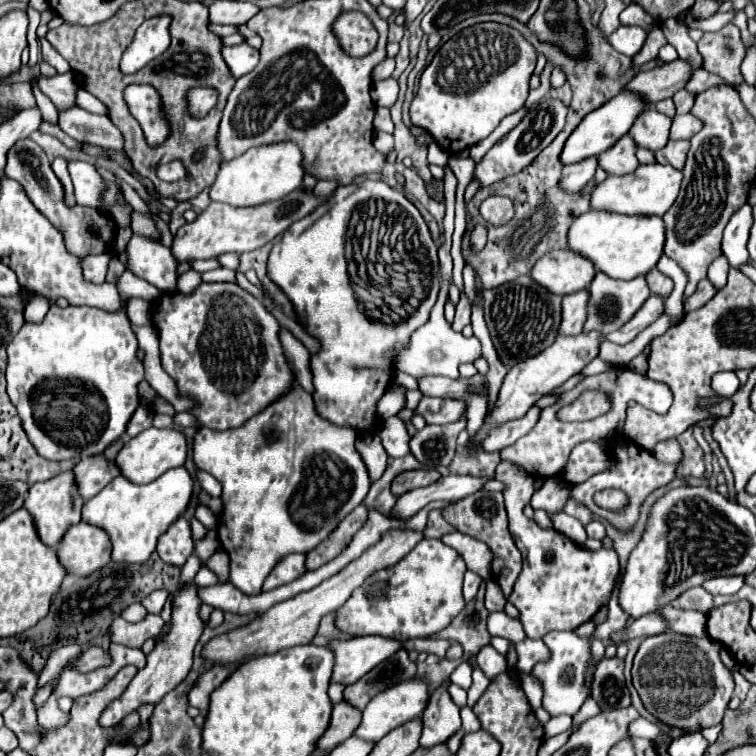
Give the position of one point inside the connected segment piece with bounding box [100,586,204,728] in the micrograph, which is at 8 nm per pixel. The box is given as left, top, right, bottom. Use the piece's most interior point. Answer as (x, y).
(169, 662)

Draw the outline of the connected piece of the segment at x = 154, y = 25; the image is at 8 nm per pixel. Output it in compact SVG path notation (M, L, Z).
M158 16L158 18L146 20L140 26L138 38L134 38L134 42L124 52L124 58L120 64L124 74L138 72L150 60L158 58L160 54L164 54L164 50L168 50L168 42L170 42L168 26L170 26L168 16Z

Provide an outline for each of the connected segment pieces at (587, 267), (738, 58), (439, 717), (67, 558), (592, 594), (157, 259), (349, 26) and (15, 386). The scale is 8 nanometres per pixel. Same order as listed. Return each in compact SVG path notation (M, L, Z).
M570 248L544 254L532 268L532 278L552 294L572 294L590 286L596 268L590 258L572 252Z
M726 24L718 32L708 32L698 42L698 52L704 58L704 68L722 76L728 84L744 82L740 64L746 56L746 48L740 38L740 30L734 24Z
M448 682L442 684L440 688L436 688L428 710L424 710L424 714L422 714L422 722L424 722L424 730L422 730L422 738L420 738L422 748L432 748L436 744L444 744L462 726L460 710L456 710L452 698L448 698L448 694L444 694L444 686L448 686Z
M80 522L72 526L58 548L58 558L66 566L68 574L88 576L92 570L106 566L110 562L112 542L106 530L100 530L94 524Z
M502 460L496 466L496 480L504 484L502 494L510 520L510 532L524 558L524 568L508 600L518 608L526 636L542 638L550 630L576 630L608 604L620 570L618 554L612 548L600 548L596 552L584 550L564 534L544 530L534 520L528 520L524 516L524 506L534 494L534 478L528 476L522 466Z
M134 234L128 242L128 268L136 276L154 284L158 290L176 290L178 262L172 258L172 252L160 242Z
M352 10L352 20L348 12L346 16L338 16L332 24L332 32L338 38L340 48L352 58L362 58L376 48L376 28L364 14L356 10Z
M52 304L42 322L38 322L38 324L26 322L20 328L20 332L8 344L8 370L6 370L8 396L10 396L12 404L18 408L18 414L24 422L24 430L26 430L30 442L36 446L36 450L44 458L48 458L48 460L70 460L70 458L78 458L82 454L102 454L114 440L118 440L126 432L128 418L132 416L132 410L136 410L136 406L140 404L136 388L144 380L144 366L142 366L142 360L138 360L136 352L138 352L138 342L136 342L136 336L132 336L132 328L130 328L130 320L128 320L126 312L108 314L106 310L96 310L96 308L90 308L90 306L60 308L60 306Z

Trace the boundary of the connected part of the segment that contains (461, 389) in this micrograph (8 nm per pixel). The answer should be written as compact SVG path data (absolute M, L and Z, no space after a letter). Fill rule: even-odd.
M476 374L474 378L444 378L444 376L424 376L418 378L418 390L422 396L442 396L442 398L464 398L466 390L474 388L478 394L486 396L486 382L482 374Z

